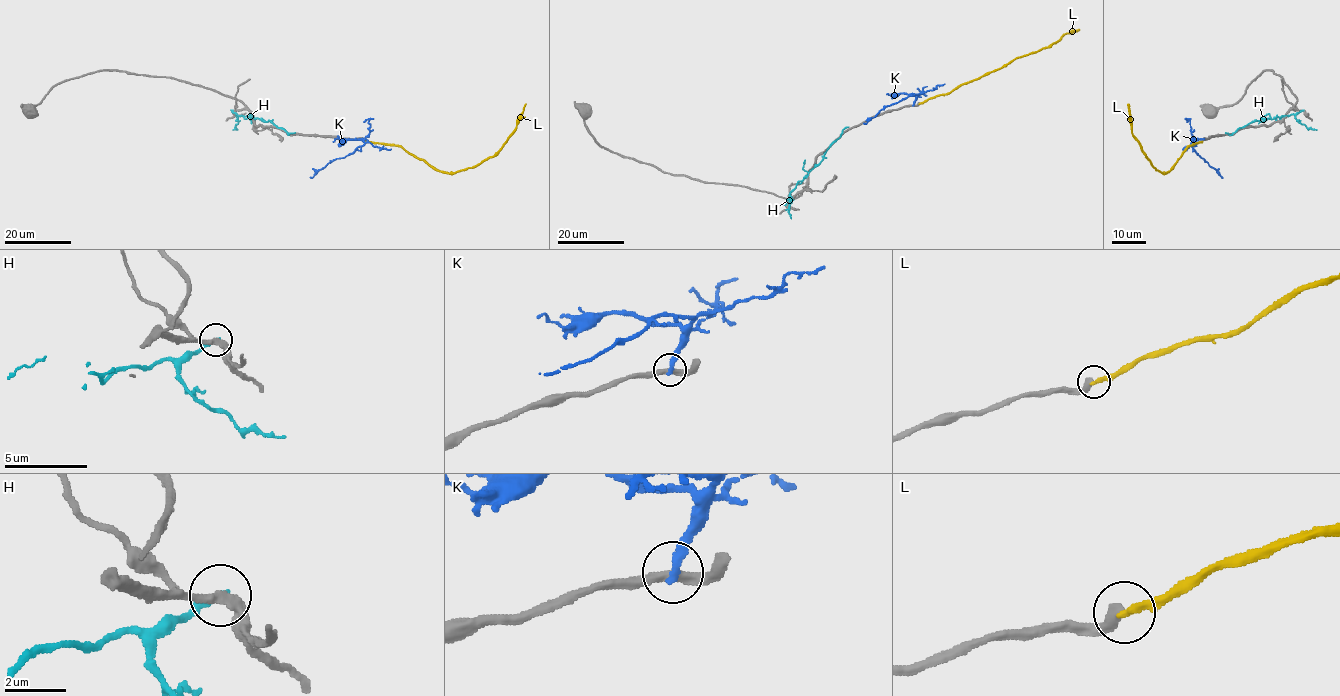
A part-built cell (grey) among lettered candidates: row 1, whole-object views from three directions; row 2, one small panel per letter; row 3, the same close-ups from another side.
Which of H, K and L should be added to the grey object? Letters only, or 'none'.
none

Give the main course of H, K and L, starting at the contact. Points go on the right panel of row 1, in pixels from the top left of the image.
H: (1303, 110), (1280, 119), (1252, 121), (1229, 135), (1225, 132)
K: (1203, 139), (1193, 142), (1192, 148), (1222, 177)
L: (1202, 141), (1190, 145), (1167, 172), (1161, 172), (1151, 162), (1132, 134), (1128, 104)

